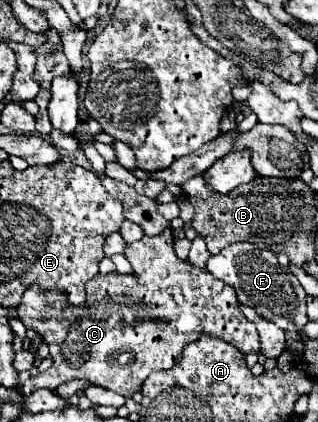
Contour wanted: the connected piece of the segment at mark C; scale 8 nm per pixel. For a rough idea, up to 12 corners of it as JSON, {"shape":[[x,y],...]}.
{"shape":[[170,229],[86,301],[28,287],[16,317],[54,361],[124,397],[200,335],[258,353],[236,291],[180,261]]}

